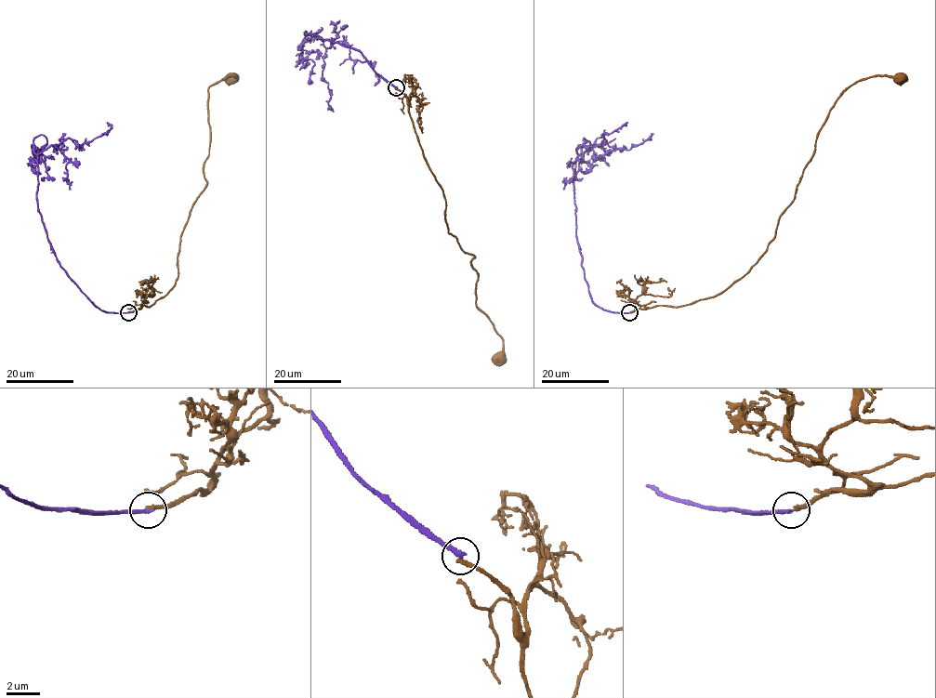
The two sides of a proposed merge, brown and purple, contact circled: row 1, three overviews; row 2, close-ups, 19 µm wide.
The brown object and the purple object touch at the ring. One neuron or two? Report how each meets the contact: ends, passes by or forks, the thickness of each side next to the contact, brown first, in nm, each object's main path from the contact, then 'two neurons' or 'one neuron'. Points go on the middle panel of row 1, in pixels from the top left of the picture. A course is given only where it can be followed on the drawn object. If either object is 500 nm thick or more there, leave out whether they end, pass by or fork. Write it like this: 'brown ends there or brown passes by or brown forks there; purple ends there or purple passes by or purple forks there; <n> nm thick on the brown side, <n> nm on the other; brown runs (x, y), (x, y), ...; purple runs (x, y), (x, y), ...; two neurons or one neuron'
brown ends there; purple ends there; 240 nm thick on the brown side, 260 nm on the other; brown runs (396, 87), (406, 97), (426, 163), (441, 187), (448, 231), (475, 256), (475, 305), (501, 338), (498, 359); purple runs (396, 87), (358, 50), (304, 32), (315, 34), (326, 47), (344, 42), (349, 57), (374, 66), (375, 85); two neurons

